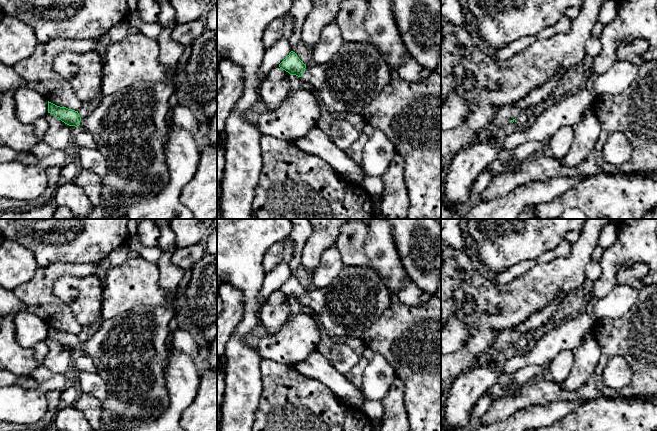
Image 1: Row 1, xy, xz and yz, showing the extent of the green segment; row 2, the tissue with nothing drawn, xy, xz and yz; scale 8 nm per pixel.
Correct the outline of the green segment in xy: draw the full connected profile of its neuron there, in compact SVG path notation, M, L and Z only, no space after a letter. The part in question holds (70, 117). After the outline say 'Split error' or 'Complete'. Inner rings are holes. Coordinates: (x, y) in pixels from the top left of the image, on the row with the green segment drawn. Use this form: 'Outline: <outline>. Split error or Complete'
Outline: M172 81L138 82L104 96L99 106L84 118L78 111L48 101L48 113L69 126L83 127L93 136L97 150L107 161L101 202L93 205L88 219L119 219L126 215L134 197L153 197L169 183L164 146L169 136L169 98L174 92Z. Split error

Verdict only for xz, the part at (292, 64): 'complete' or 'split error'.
split error

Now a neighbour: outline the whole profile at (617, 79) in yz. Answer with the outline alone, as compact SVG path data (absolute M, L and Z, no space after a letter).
M618 60L605 74L594 76L592 88L597 96L622 93L634 81L638 70L636 64Z

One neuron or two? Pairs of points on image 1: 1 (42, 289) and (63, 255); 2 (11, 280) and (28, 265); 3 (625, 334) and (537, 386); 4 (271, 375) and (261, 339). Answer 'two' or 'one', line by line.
1: two
2: one
3: one
4: two

